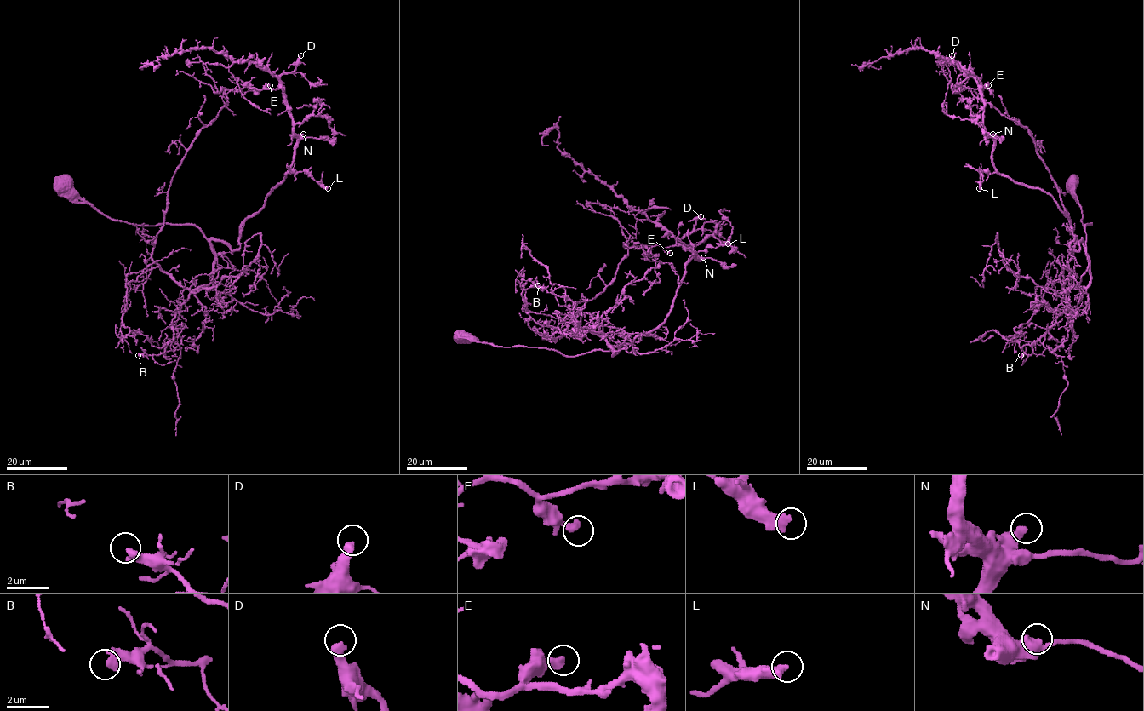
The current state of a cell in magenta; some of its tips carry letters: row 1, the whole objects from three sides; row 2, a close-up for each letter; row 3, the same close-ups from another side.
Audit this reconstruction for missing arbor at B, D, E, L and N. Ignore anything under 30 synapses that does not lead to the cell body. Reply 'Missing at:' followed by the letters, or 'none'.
Missing at: D

